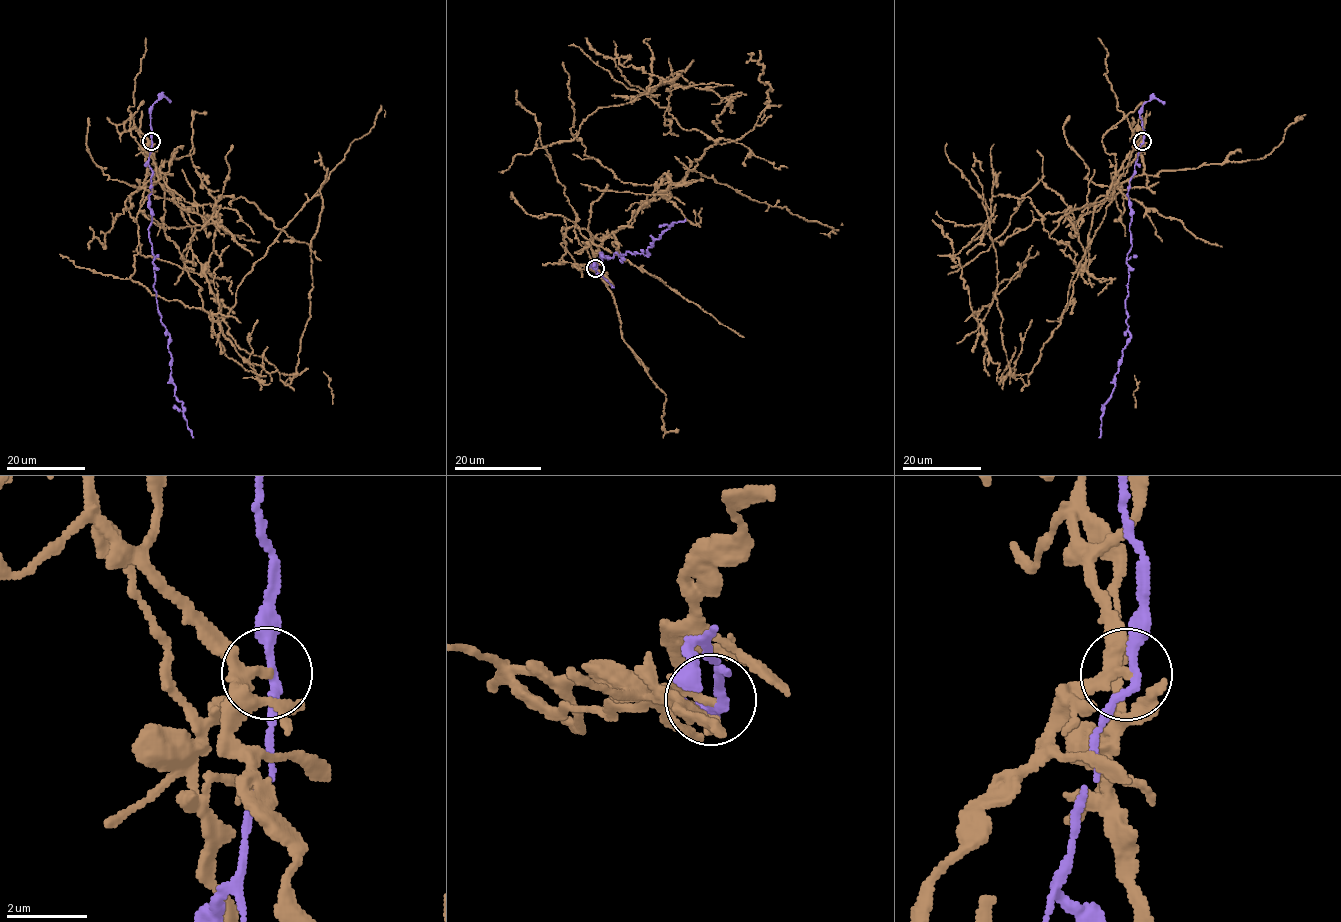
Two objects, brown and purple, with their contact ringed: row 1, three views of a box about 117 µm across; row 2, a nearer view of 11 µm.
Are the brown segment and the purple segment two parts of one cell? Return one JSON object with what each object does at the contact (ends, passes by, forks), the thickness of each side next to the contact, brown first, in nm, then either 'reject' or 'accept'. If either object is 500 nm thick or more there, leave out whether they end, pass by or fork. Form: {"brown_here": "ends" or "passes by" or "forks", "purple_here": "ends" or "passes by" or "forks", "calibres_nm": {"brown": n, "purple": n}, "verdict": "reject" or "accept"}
{"brown_here": "passes by", "purple_here": "passes by", "calibres_nm": {"brown": 200, "purple": 240}, "verdict": "reject"}

